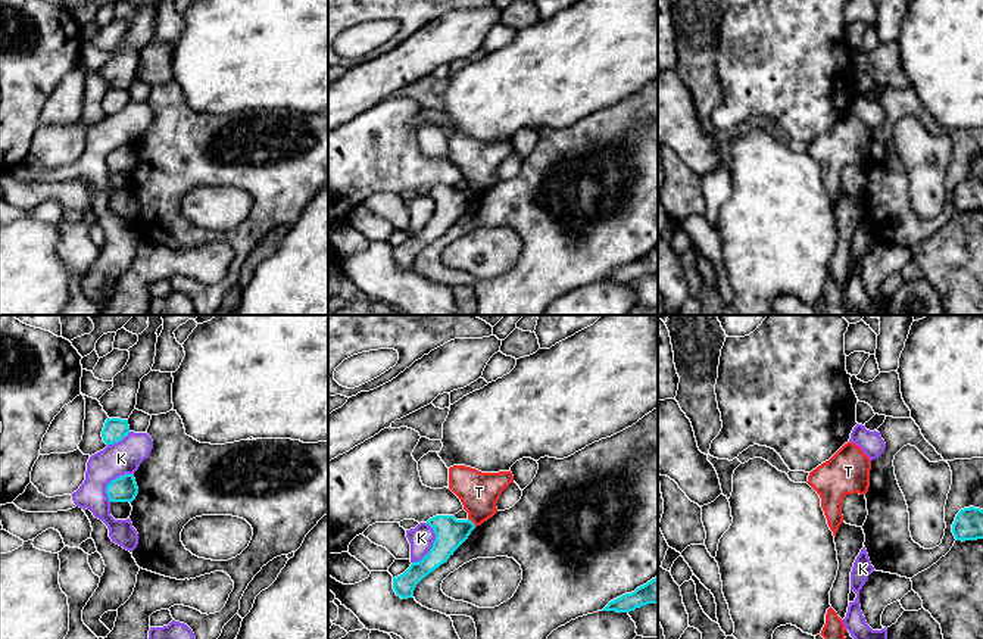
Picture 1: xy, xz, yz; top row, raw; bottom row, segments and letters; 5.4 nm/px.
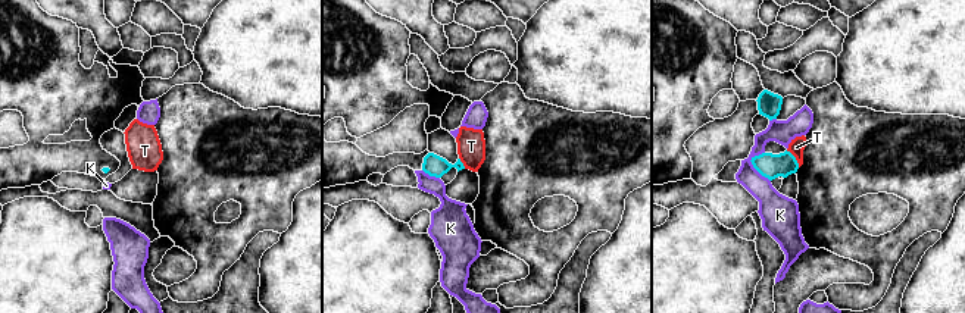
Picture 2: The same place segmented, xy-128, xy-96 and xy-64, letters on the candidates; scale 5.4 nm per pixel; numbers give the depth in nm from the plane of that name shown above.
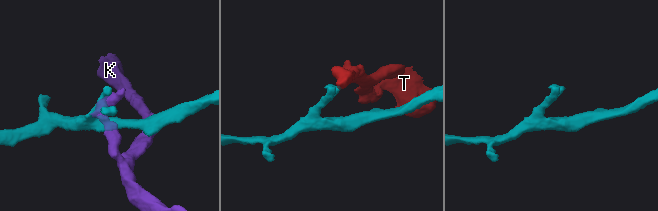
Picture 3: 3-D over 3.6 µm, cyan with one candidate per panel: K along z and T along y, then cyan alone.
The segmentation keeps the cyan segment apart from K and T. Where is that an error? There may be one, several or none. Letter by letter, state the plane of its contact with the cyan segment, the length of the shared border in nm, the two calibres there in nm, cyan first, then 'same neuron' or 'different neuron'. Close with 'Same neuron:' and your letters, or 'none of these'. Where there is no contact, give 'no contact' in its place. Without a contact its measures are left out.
K: xz | 240 nm | 170/140 nm | different neuron
T: xz | 60 nm | 170/220 nm | different neuron
Same neuron: none of these

